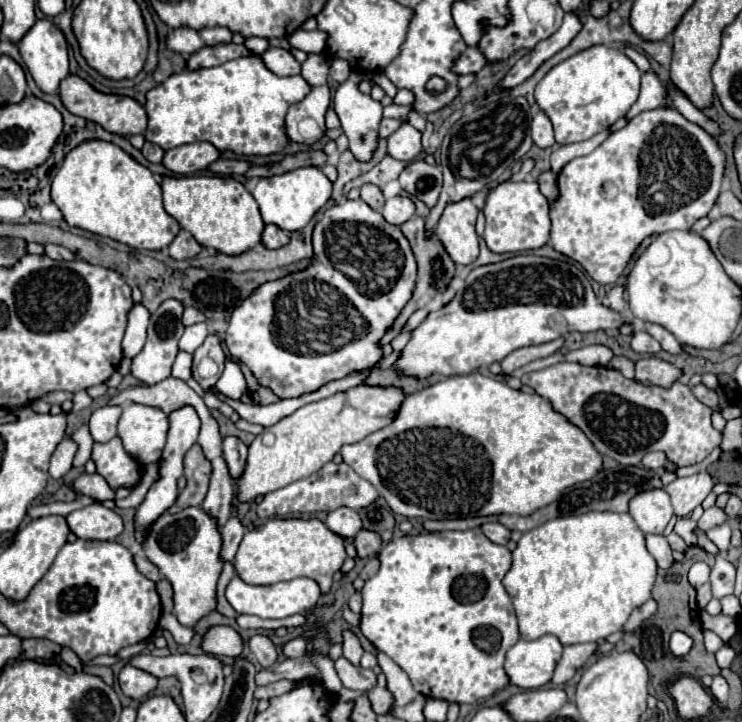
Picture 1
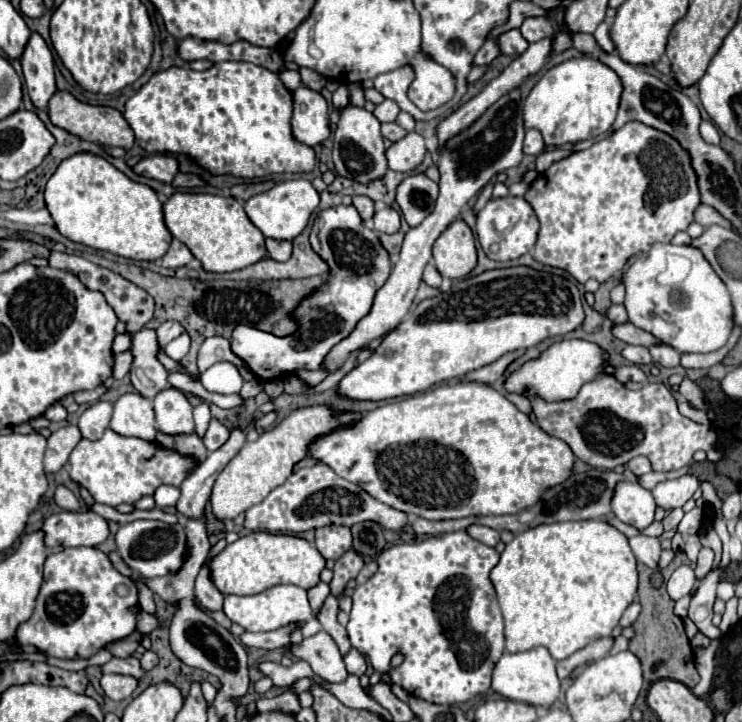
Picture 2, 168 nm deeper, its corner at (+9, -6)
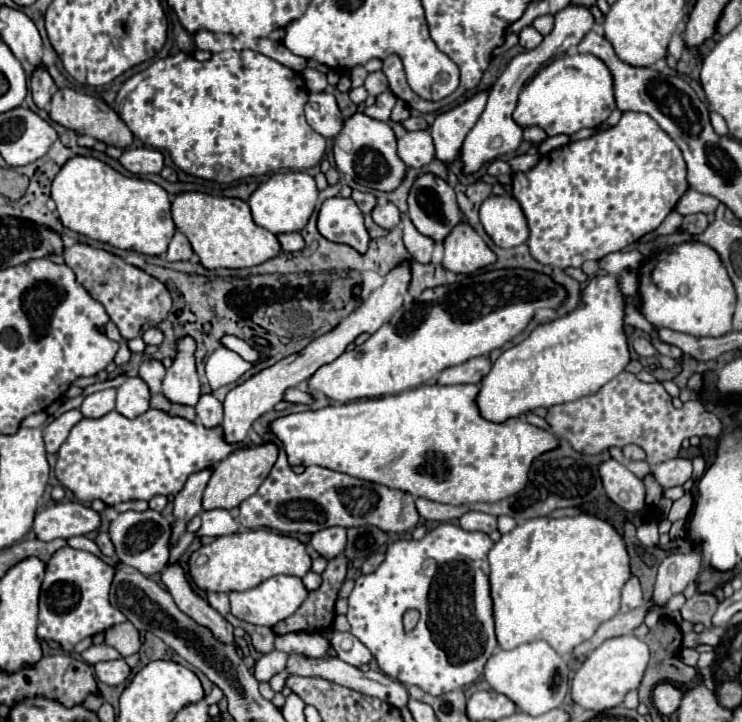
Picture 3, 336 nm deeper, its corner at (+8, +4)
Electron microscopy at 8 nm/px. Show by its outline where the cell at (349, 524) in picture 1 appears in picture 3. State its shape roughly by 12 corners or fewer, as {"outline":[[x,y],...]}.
{"outline":[[329,527],[313,533],[311,547],[325,559],[343,553],[345,527]]}

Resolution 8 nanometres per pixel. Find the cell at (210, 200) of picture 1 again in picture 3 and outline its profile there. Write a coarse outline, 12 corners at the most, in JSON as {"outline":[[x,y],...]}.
{"outline":[[179,193],[177,229],[205,269],[281,253],[237,197]]}

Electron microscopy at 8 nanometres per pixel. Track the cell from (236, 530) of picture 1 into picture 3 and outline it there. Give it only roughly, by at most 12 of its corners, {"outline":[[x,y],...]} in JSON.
{"outline":[[207,591],[207,601],[223,617],[229,613],[227,593]]}

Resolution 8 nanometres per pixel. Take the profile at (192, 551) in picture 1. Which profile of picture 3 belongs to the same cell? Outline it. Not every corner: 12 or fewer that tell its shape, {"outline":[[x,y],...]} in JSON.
{"outline":[[159,511],[111,521],[117,557],[143,575],[167,565],[171,521]]}

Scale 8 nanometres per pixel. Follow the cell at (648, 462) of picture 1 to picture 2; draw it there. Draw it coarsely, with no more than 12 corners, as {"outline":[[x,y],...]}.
{"outline":[[634,457],[628,461],[628,469],[634,475],[650,473],[646,457]]}

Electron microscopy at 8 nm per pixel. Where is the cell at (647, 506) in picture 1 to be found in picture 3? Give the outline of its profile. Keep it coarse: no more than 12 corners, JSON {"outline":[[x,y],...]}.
{"outline":[[625,465],[599,467],[607,497],[629,513],[645,507],[645,485]]}

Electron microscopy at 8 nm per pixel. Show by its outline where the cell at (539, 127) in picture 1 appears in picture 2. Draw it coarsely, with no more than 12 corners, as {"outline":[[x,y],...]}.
{"outline":[[528,129],[524,139],[526,155],[540,155],[544,139],[540,131]]}

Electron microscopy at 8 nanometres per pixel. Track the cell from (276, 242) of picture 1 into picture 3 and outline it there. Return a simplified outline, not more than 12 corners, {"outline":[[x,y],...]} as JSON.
{"outline":[[299,233],[277,235],[283,251],[301,251],[305,241]]}

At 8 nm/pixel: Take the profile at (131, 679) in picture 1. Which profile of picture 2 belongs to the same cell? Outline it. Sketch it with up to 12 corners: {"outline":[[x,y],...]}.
{"outline":[[102,675],[106,697],[122,701],[132,695],[138,679],[128,675]]}

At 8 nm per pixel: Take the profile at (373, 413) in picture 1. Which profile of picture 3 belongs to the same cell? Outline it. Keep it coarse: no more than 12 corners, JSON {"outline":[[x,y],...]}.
{"outline":[[273,441],[243,445],[213,469],[203,509],[239,507],[279,457]]}

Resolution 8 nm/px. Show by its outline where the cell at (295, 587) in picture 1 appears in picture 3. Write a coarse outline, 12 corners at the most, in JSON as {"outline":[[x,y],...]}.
{"outline":[[275,575],[229,593],[230,612],[273,627],[307,597],[299,577]]}

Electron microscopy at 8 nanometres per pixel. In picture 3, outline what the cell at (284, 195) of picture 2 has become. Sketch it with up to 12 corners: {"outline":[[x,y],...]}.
{"outline":[[305,171],[275,173],[249,197],[271,233],[301,231],[319,189]]}

